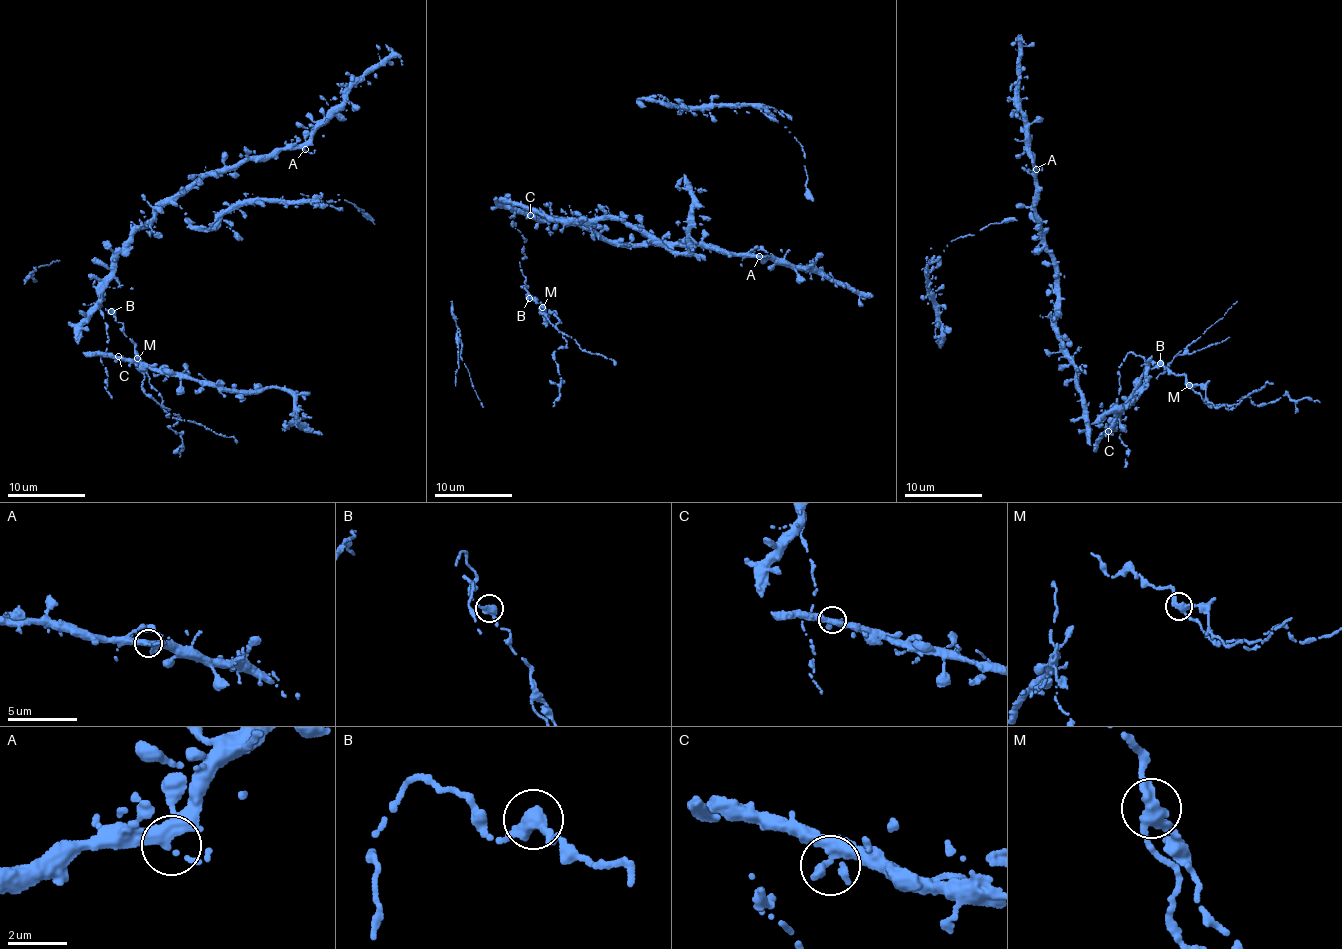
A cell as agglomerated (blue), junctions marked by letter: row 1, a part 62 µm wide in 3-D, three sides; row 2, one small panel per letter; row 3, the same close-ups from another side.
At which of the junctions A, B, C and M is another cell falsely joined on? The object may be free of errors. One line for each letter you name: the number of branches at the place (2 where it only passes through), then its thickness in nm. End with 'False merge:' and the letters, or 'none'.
M: branches 3; calibre 360 nm
False merge: M

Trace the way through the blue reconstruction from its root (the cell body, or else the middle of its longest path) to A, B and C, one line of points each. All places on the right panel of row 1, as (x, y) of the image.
A: (1094, 448), (1078, 371), (1055, 325), (1053, 268), (1032, 200), (1036, 169)
B: (1094, 448), (1096, 439), (1106, 433), (1122, 442), (1117, 372), (1129, 352), (1142, 356), (1150, 368), (1160, 363)
C: (1094, 448), (1096, 439), (1108, 431)

